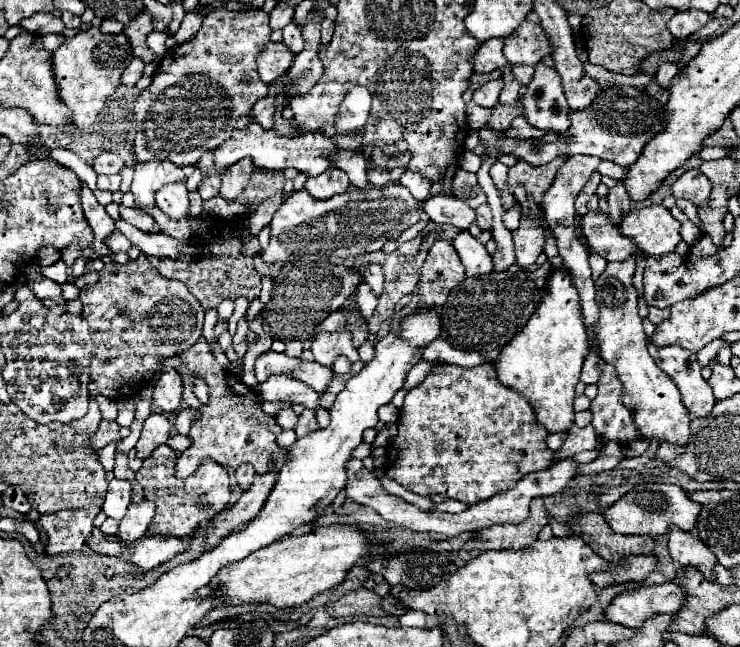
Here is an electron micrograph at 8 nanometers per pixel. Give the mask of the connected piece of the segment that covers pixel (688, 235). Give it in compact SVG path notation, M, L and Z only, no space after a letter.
M673 207L671 213L673 213L673 217L675 217L677 221L681 221L681 239L683 239L687 245L695 243L695 241L701 237L701 229L699 229L695 223L691 223L689 217L687 217L679 207Z

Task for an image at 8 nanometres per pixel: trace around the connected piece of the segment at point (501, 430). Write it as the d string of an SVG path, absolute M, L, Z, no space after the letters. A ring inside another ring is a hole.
M489 361L473 369L451 363L433 365L427 377L417 387L407 391L399 415L399 431L387 453L387 475L405 489L425 497L443 493L451 499L463 501L465 505L475 505L491 499L497 491L515 487L515 483L527 473L553 465L553 451L545 445L549 433L535 421L529 401L521 393L499 383L493 363Z

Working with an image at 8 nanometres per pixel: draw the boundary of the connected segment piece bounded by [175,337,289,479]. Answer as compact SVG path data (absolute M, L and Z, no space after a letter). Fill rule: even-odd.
M201 337L191 349L179 355L179 373L183 377L183 401L187 403L187 407L197 409L201 417L191 425L191 447L177 457L177 479L187 479L203 461L215 461L227 469L237 469L239 465L249 463L255 467L257 475L267 475L271 465L275 465L275 471L279 471L287 463L289 451L277 445L277 437L281 433L277 419L263 411L263 399L261 395L257 395L255 389L247 387L239 377L235 377L231 371L223 369L217 363L211 349L211 343L205 337ZM195 377L201 377L209 389L209 403L205 405L193 393Z

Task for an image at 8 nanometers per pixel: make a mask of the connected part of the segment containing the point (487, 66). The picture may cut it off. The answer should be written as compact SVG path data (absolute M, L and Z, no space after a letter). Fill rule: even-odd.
M489 39L489 43L483 43L477 53L473 67L477 73L489 73L493 69L501 69L507 63L503 55L503 39Z

